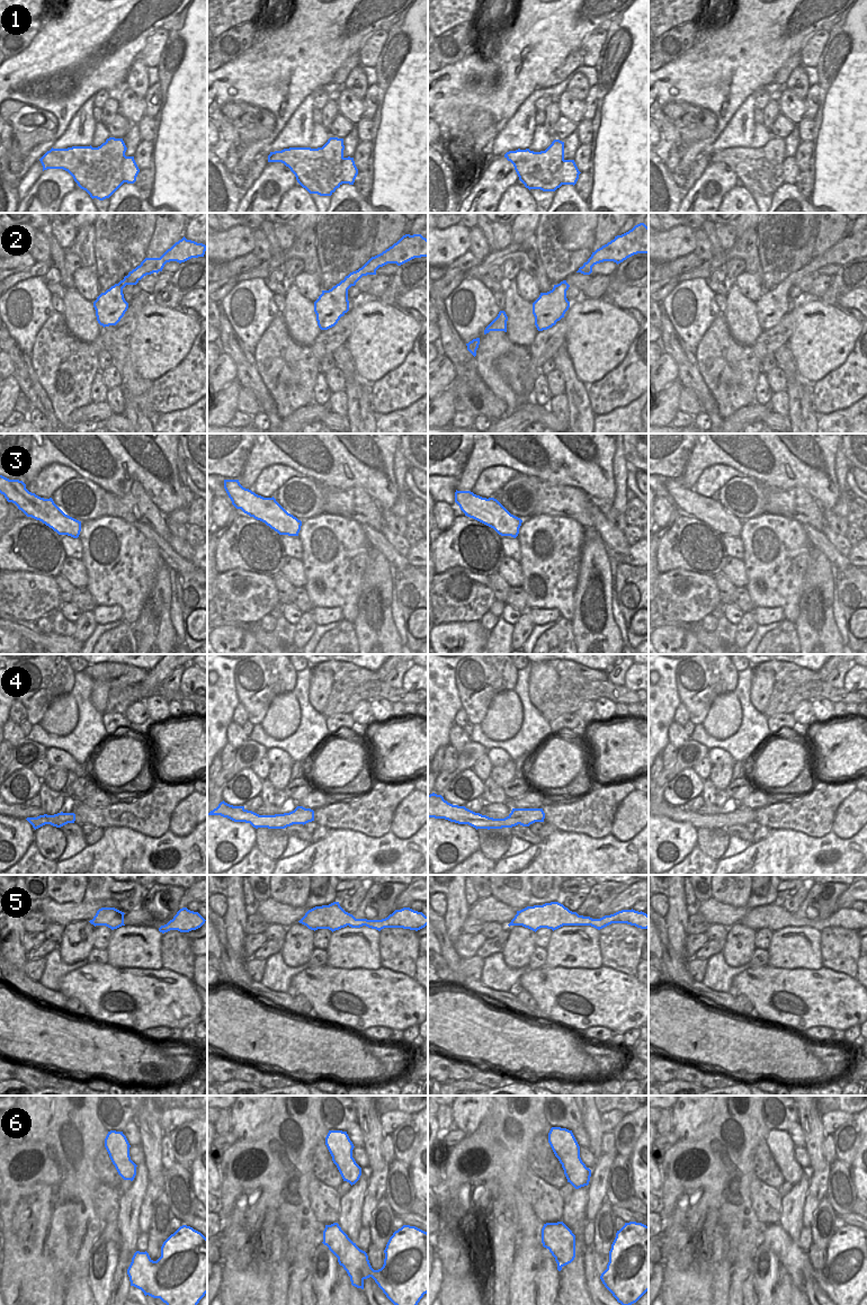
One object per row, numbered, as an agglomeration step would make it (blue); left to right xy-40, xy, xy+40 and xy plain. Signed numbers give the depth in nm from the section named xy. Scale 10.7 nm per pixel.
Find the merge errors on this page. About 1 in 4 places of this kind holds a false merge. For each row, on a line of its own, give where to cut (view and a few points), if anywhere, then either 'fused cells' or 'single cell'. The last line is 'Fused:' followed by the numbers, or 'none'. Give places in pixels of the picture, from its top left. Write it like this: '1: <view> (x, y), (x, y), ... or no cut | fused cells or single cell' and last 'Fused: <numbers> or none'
1: xy-40 (125, 155), (123, 181) | fused cells
2: no cut | single cell
3: no cut | single cell
4: no cut | single cell
5: no cut | single cell
6: no cut | single cell
Fused: 1

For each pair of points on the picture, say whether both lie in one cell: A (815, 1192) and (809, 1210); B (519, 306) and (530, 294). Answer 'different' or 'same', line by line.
A: same
B: different

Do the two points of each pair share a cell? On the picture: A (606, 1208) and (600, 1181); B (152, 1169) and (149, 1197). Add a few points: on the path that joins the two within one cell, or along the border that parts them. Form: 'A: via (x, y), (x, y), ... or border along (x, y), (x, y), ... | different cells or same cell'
A: border along (605, 1200), (593, 1219) | different cells
B: border along (163, 1169), (149, 1181) | different cells

